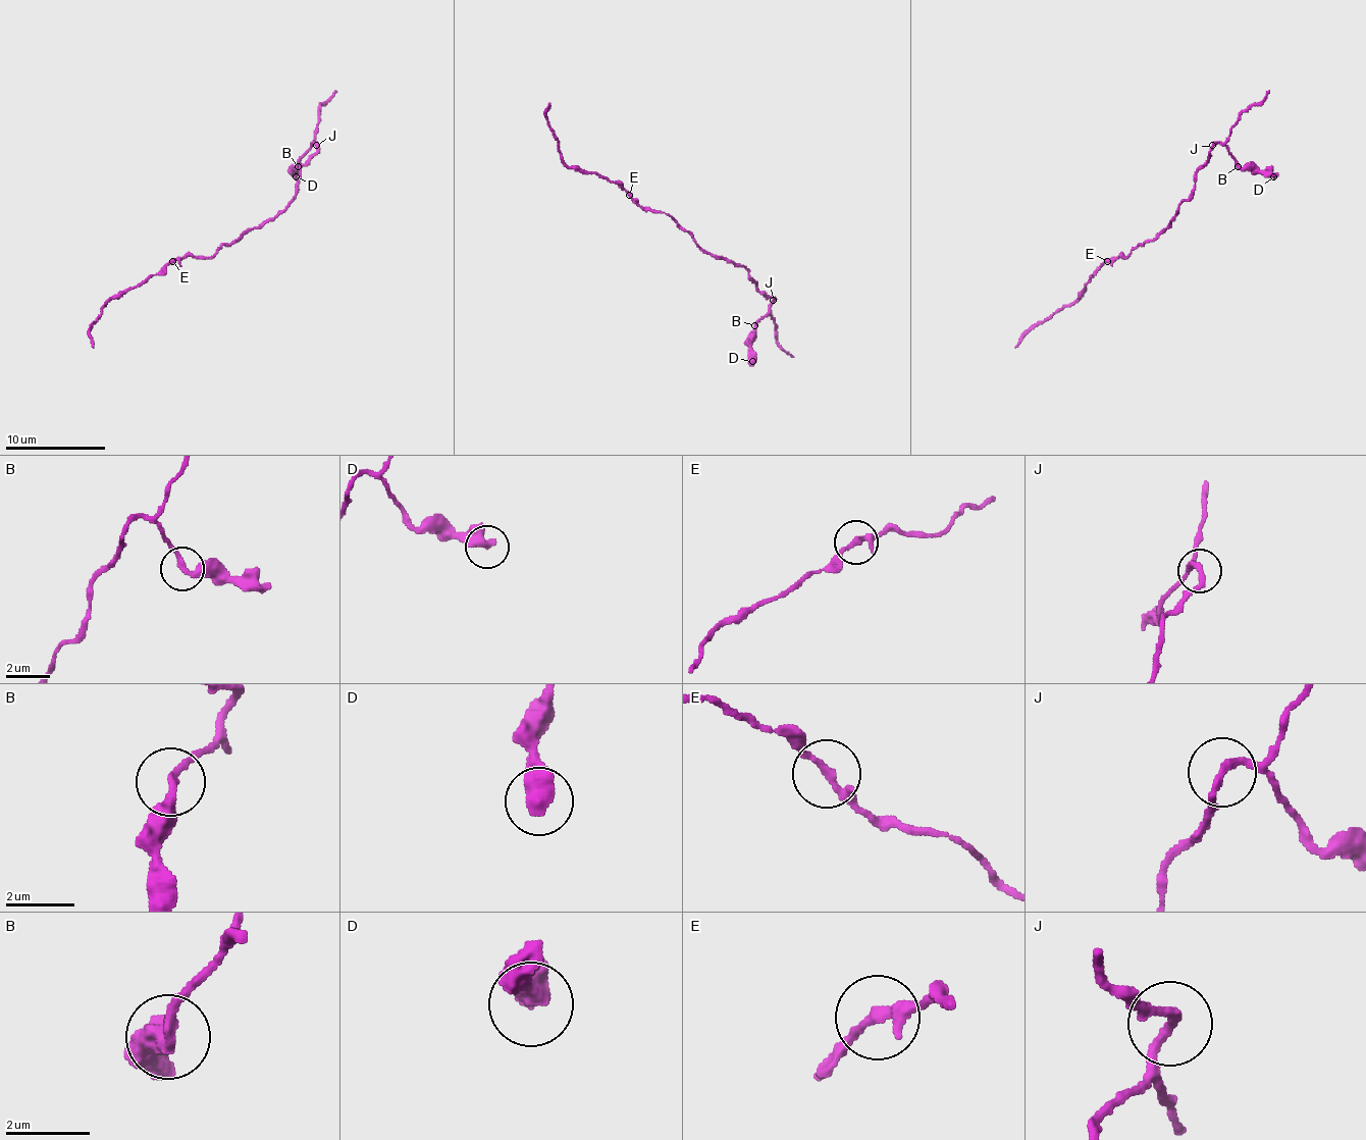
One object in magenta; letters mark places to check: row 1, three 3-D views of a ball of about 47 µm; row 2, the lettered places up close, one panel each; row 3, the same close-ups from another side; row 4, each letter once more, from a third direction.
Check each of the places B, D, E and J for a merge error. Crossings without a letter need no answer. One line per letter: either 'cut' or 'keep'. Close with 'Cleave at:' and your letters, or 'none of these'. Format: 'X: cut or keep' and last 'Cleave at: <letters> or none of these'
B: keep
D: keep
E: keep
J: keep
Cleave at: none of these

